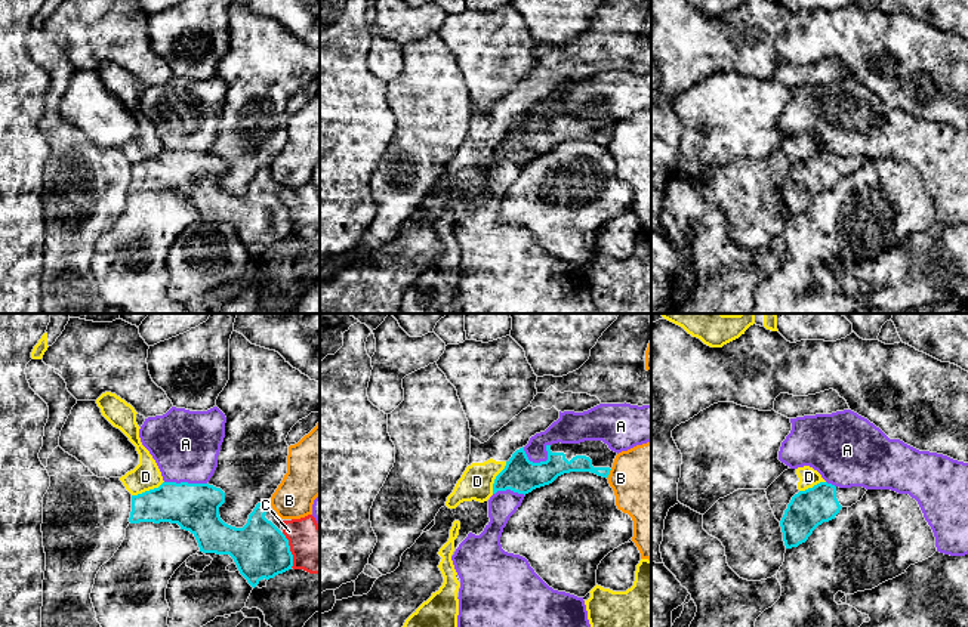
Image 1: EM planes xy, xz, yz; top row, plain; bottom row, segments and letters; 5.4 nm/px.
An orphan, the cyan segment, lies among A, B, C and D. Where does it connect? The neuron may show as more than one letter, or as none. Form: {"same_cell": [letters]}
{"same_cell": []}

